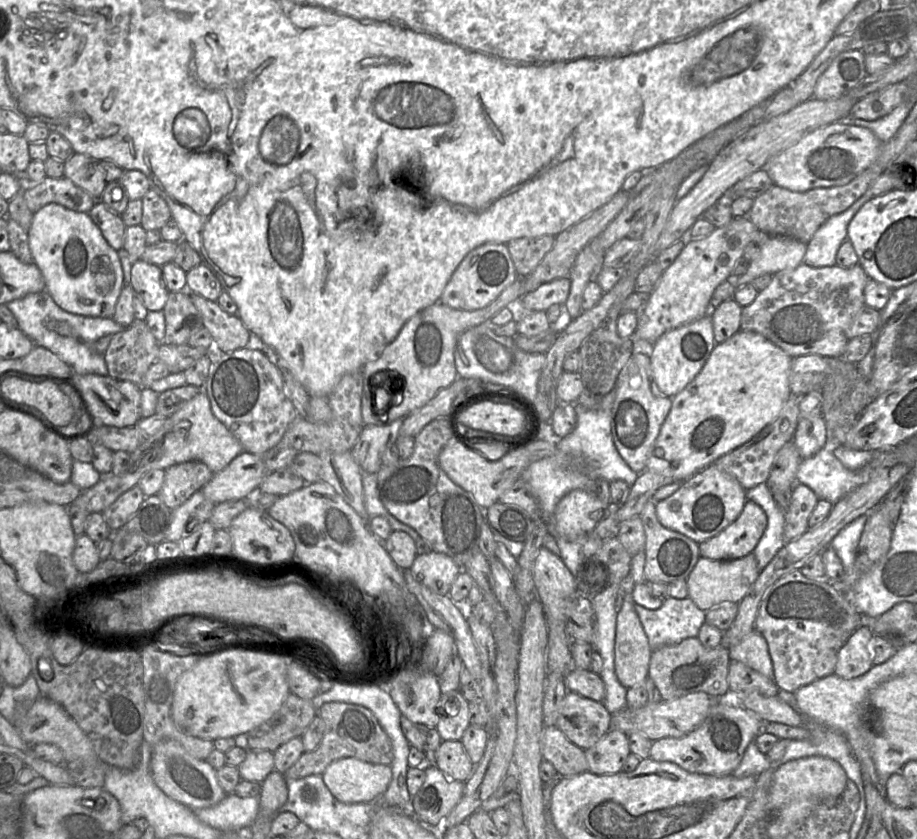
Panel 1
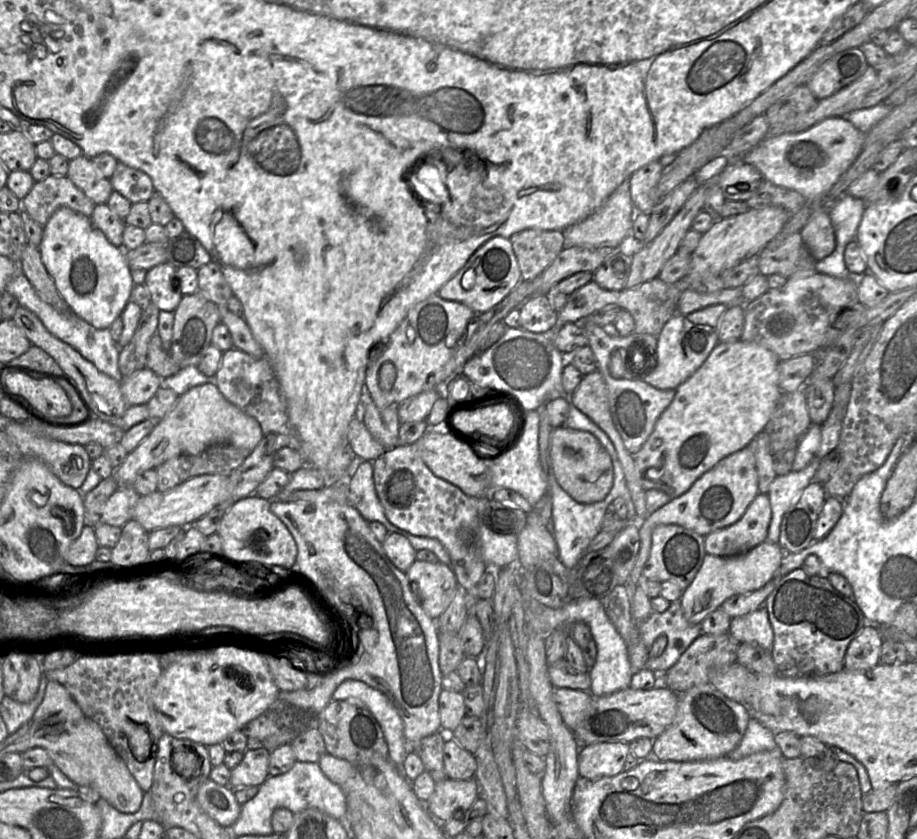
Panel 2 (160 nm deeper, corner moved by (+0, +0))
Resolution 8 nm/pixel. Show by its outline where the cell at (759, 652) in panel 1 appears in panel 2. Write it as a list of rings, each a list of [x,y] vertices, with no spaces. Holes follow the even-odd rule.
[[[764,606],[747,615],[732,618],[729,633],[740,644],[753,642],[772,651],[774,632]]]

